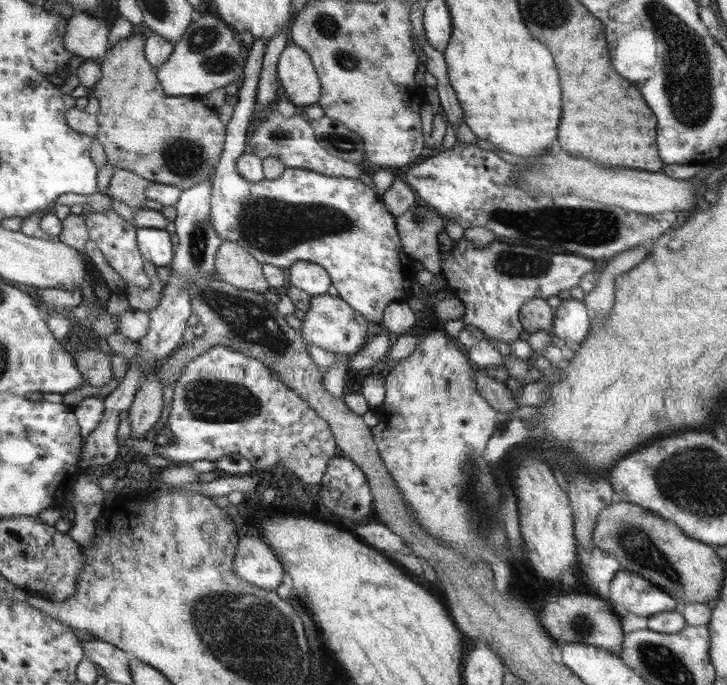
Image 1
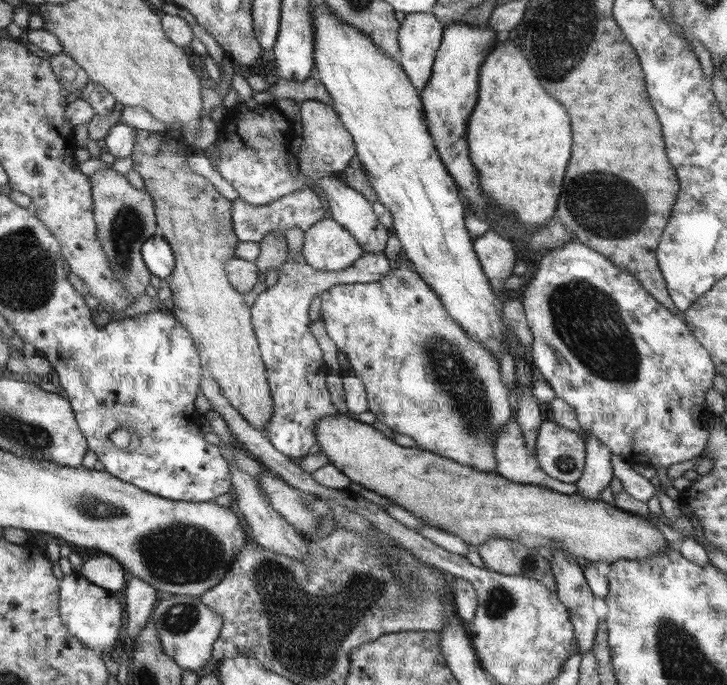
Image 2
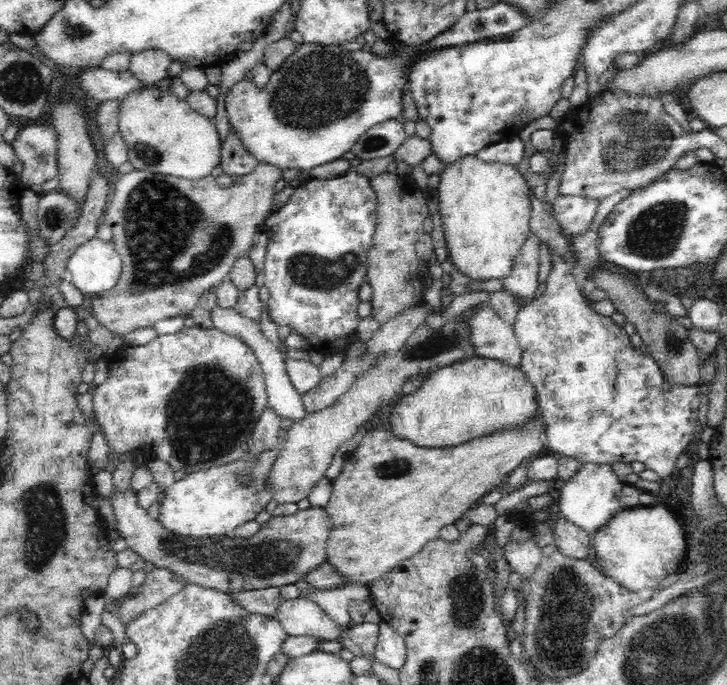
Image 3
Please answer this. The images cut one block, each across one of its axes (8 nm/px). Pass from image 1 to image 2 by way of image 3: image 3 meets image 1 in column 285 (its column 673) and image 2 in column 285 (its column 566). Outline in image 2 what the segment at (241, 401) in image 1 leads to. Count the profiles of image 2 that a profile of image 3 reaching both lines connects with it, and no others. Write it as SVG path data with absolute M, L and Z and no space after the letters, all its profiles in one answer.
M365 252L350 269L339 272L322 272L306 264L302 254L288 255L287 261L280 267L278 282L261 292L254 304L254 324L258 326L258 342L262 342L261 357L266 358L266 366L270 366L270 390L273 395L274 414L265 426L265 437L278 452L284 456L307 456L310 448L316 444L315 424L326 417L336 414L336 406L330 400L330 392L326 388L326 366L322 360L322 350L318 348L316 338L308 330L308 308L310 302L325 290L336 285L369 284L378 282L390 273L389 258L383 252Z

